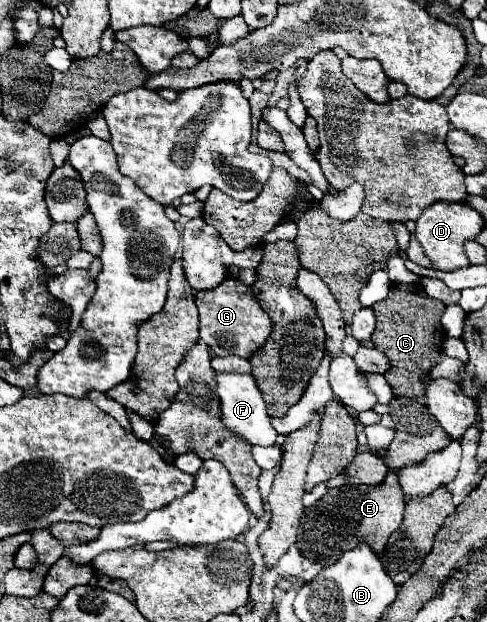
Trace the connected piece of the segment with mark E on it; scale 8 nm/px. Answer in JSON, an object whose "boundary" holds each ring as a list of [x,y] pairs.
{"boundary":[[[390,470],[386,480],[378,486],[342,486],[330,488],[326,496],[322,496],[314,506],[306,508],[298,526],[298,542],[300,552],[324,566],[332,566],[340,558],[340,554],[356,548],[360,542],[368,544],[374,552],[380,552],[390,534],[398,530],[404,514],[404,494],[398,484],[398,476]]]}

